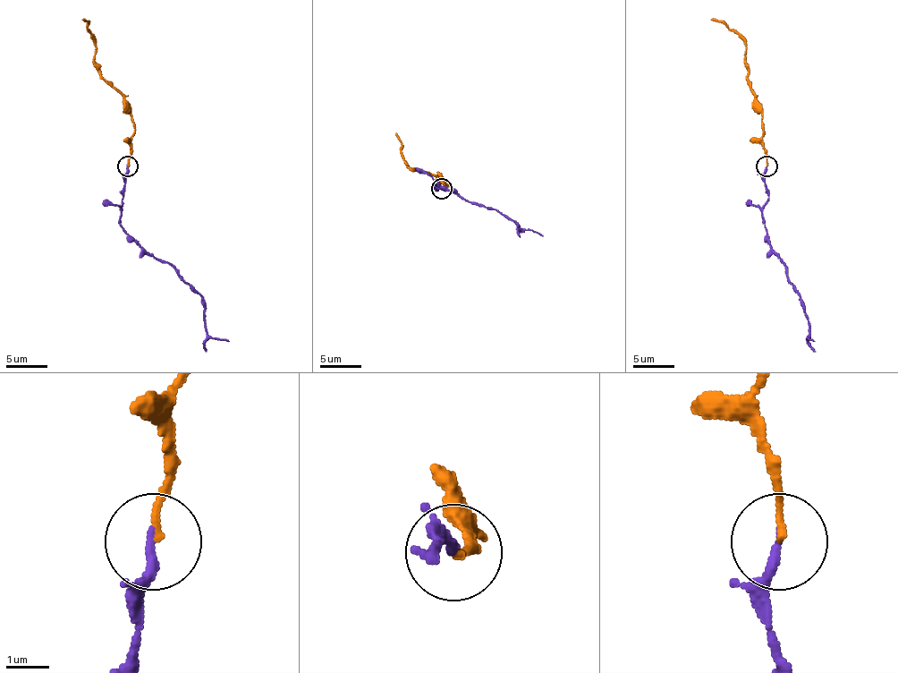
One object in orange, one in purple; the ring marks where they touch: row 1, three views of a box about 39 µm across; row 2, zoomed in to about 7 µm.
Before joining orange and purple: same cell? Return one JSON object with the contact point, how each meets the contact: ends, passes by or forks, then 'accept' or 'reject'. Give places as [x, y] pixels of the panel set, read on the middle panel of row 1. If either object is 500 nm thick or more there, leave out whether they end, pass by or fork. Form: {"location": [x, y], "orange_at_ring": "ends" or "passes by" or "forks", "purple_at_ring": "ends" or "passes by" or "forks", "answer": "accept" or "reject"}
{"location": [441, 189], "orange_at_ring": "ends", "purple_at_ring": "ends", "answer": "accept"}

